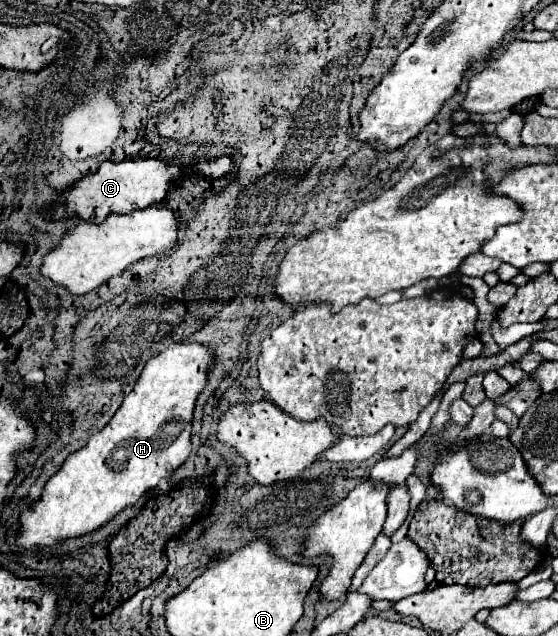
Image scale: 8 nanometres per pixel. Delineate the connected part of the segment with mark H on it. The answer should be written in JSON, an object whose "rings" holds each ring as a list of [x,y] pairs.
{"rings":[[[171,344],[167,350],[163,350],[159,356],[153,356],[133,392],[129,392],[115,412],[115,416],[109,420],[109,424],[93,434],[89,442],[73,452],[63,466],[47,480],[41,496],[27,508],[21,510],[21,520],[17,528],[17,546],[21,550],[29,550],[33,546],[55,546],[61,540],[79,538],[85,534],[91,534],[111,522],[119,512],[125,508],[137,504],[141,496],[153,488],[159,486],[163,478],[169,478],[175,468],[179,468],[187,456],[191,454],[191,420],[193,420],[193,408],[199,392],[207,384],[205,372],[213,364],[213,350],[203,344]]]}

